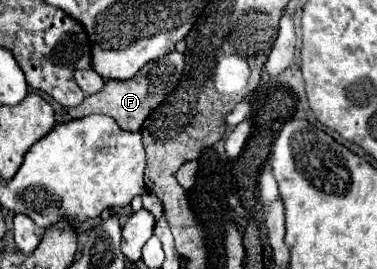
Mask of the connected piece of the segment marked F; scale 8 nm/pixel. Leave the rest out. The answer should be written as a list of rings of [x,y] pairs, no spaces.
[[[174,51],[168,57],[160,57],[152,63],[148,63],[144,69],[140,69],[140,73],[136,73],[136,77],[132,77],[132,81],[104,83],[104,89],[100,93],[86,97],[78,107],[66,109],[68,121],[72,121],[76,117],[88,117],[88,115],[108,115],[120,125],[120,129],[130,131],[130,133],[140,131],[144,121],[150,117],[150,113],[166,101],[166,97],[172,89],[176,89],[182,73],[184,73],[184,55]]]

